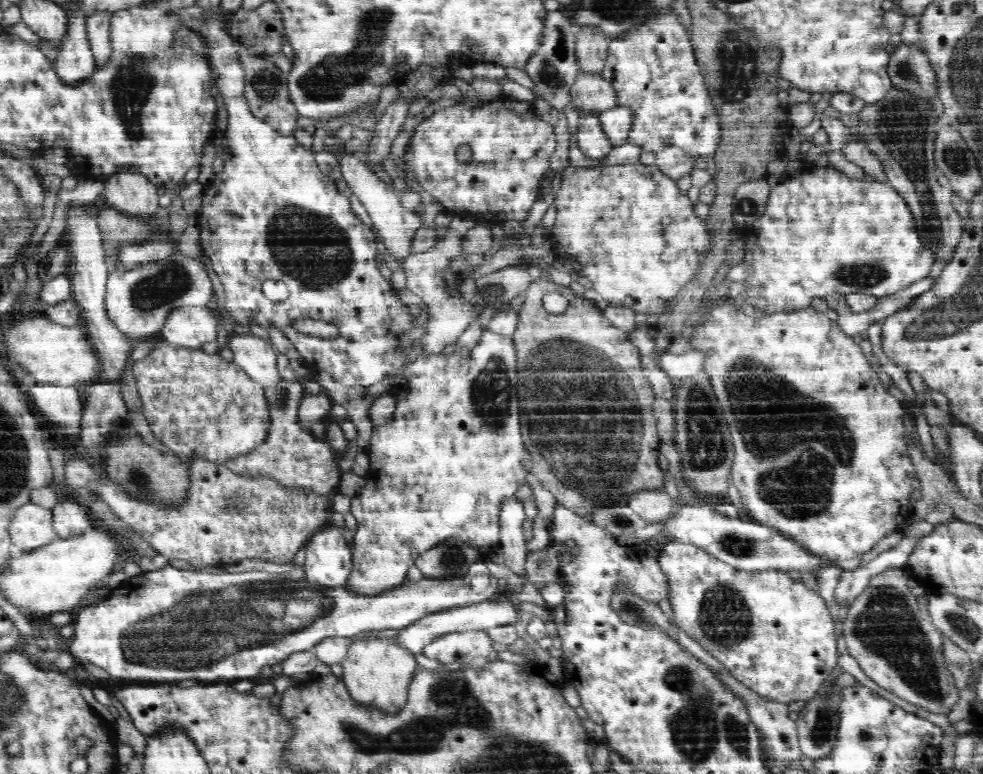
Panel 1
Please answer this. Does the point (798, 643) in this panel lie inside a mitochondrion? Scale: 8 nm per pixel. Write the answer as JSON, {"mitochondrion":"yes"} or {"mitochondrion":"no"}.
{"mitochondrion":"no"}

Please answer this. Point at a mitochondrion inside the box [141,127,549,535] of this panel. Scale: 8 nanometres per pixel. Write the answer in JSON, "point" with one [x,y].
{"point":[311,248]}

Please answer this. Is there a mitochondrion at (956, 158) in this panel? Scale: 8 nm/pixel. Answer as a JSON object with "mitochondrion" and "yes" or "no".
{"mitochondrion":"yes"}

